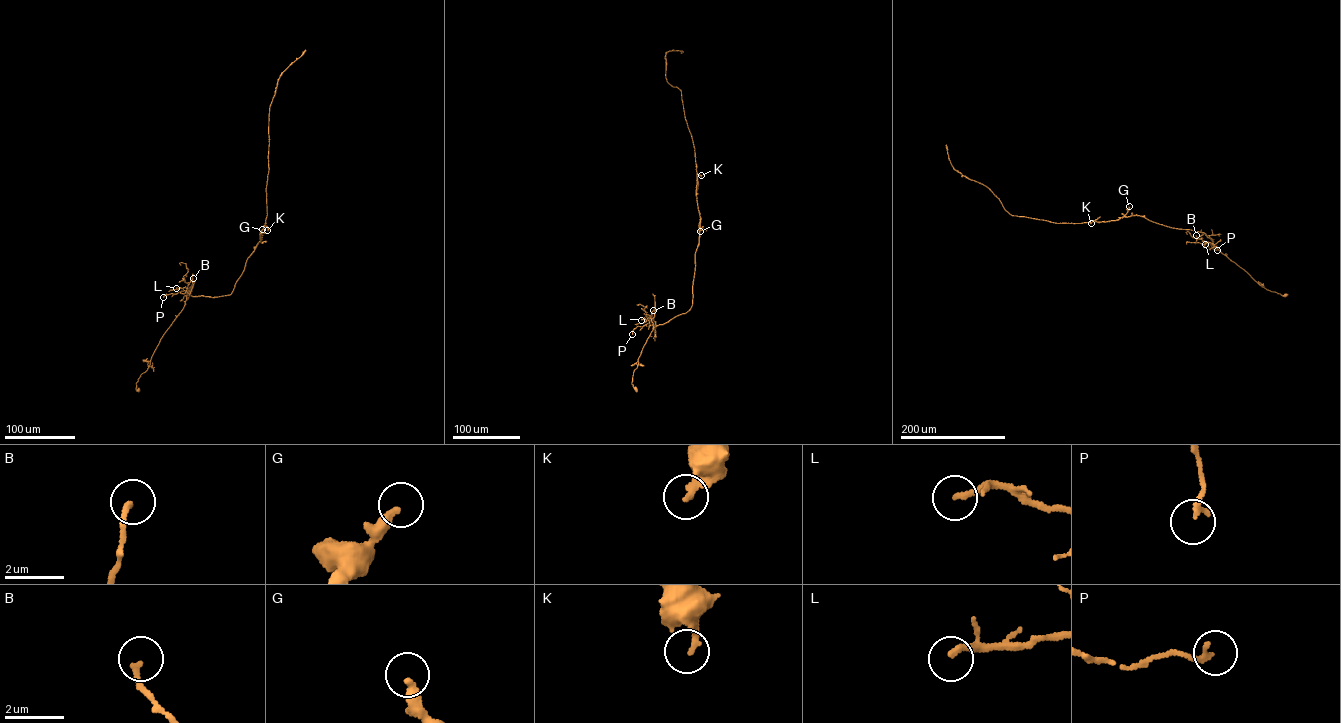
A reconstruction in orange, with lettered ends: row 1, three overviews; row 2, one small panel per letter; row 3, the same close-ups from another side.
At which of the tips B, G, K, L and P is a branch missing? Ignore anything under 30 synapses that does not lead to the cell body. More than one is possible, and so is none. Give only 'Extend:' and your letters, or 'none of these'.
Extend: none of these

